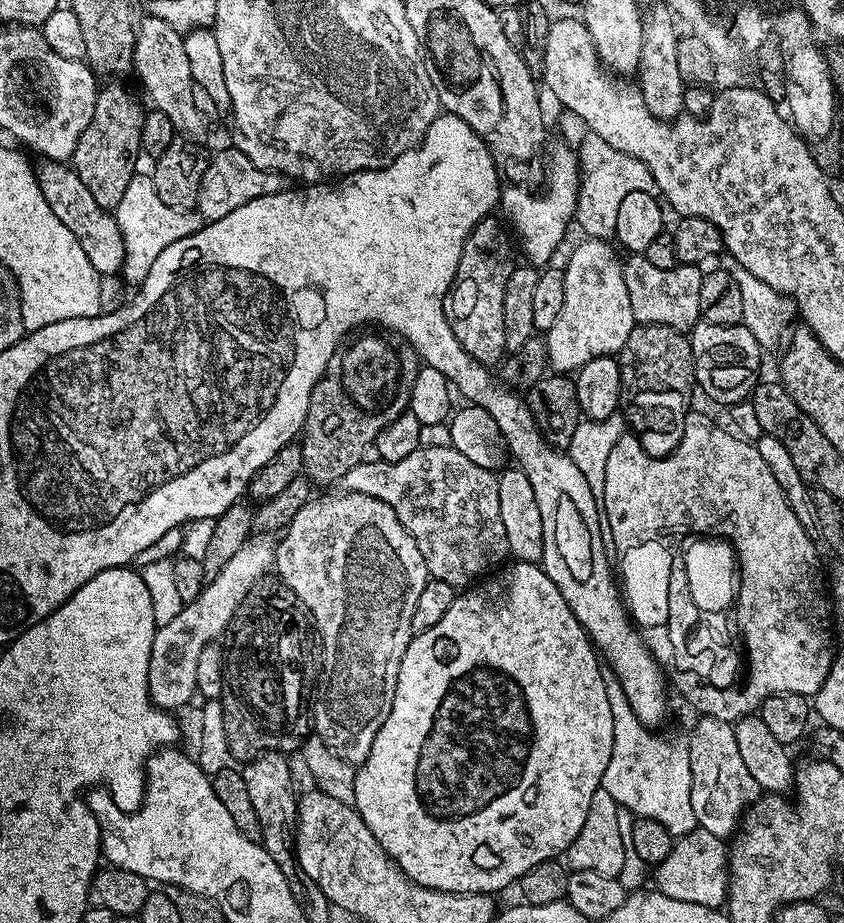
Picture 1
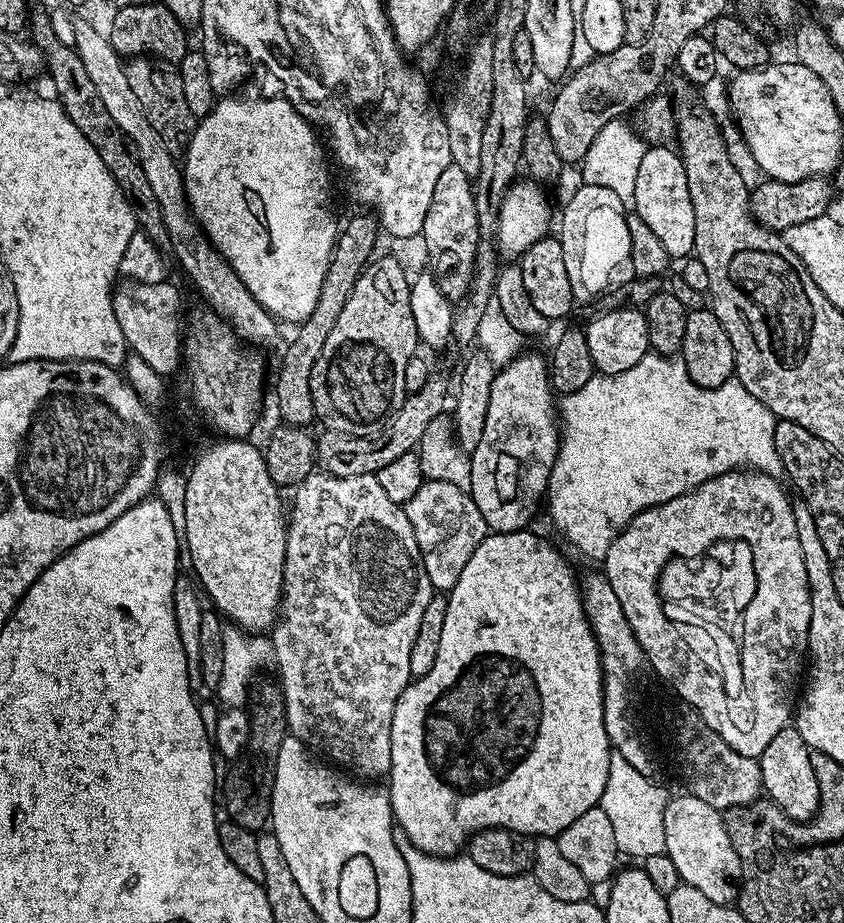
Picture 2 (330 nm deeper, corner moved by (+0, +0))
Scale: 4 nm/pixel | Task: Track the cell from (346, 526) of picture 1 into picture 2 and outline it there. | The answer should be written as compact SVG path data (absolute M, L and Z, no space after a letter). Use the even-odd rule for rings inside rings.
M314 470L303 482L296 485L294 495L296 497L292 500L292 512L290 508L290 519L286 524L288 541L284 559L284 589L280 595L278 619L270 632L274 668L280 671L278 687L284 694L284 713L288 719L288 732L297 736L303 744L308 745L309 749L317 753L325 752L320 754L327 757L333 765L357 777L384 778L392 770L390 734L394 722L394 706L398 706L398 698L407 690L413 679L410 674L410 650L414 650L414 638L418 638L418 622L422 622L426 602L430 602L434 589L424 569L420 547L410 526L410 518L406 518L401 505L390 502L390 497L382 491L376 475L358 474L354 478L338 478L329 472Z

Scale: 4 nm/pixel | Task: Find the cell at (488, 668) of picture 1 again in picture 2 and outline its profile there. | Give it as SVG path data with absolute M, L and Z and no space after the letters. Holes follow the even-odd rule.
M521 530L518 532L492 532L470 554L470 562L466 562L466 567L462 570L458 582L453 586L451 592L447 593L448 609L446 610L446 622L442 626L442 643L438 646L438 658L434 658L434 666L425 676L415 677L409 683L407 690L398 698L398 706L394 706L394 722L392 723L392 733L390 734L390 758L392 759L392 770L386 777L386 791L392 803L392 814L395 823L410 838L410 842L418 850L425 852L427 856L455 856L467 845L472 835L481 832L483 828L505 828L511 832L519 832L521 836L529 838L539 838L541 836L557 837L570 822L574 822L581 814L586 814L586 810L597 807L602 798L602 790L606 790L606 778L610 770L610 758L613 749L608 743L606 734L606 722L604 721L604 672L600 669L600 647L596 641L596 635L592 632L590 622L584 613L584 602L580 599L580 585L577 577L572 577L572 568L564 561L564 556L548 540L539 540L532 533L532 530Z

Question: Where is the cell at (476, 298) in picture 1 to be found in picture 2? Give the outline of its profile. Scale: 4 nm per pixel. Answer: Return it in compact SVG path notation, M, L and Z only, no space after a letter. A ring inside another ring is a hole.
M452 163L446 166L446 170L442 170L438 183L434 185L434 198L430 198L430 210L426 210L422 233L424 248L428 251L430 273L438 289L451 302L463 300L472 284L479 237L478 210L474 206L474 180Z

